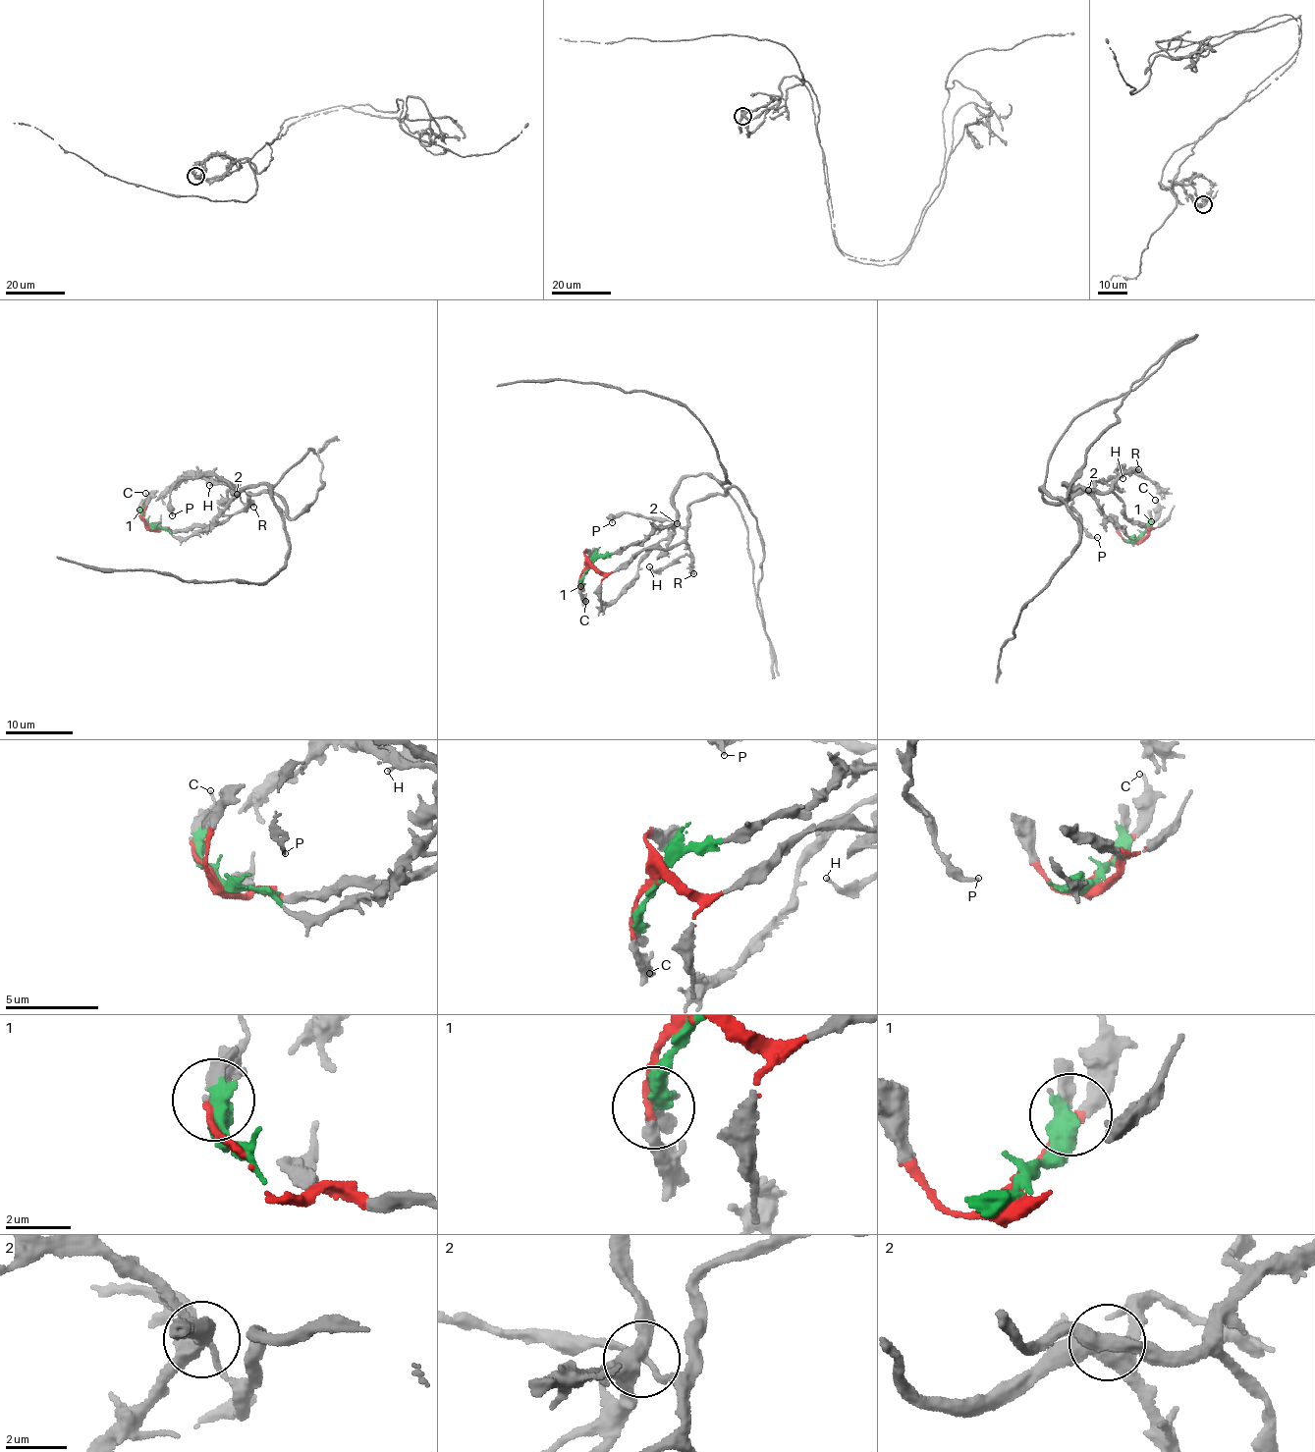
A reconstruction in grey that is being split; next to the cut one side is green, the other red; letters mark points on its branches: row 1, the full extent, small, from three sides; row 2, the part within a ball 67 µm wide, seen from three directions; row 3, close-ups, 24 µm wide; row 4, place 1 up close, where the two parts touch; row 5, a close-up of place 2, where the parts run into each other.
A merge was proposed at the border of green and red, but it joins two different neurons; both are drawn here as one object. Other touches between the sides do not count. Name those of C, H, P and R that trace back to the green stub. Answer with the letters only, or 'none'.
none

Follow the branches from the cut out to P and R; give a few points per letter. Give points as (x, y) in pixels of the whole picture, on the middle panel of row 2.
P: (588, 566), (613, 572), (685, 537), (665, 518), (621, 512), (609, 514), (613, 522)
R: (588, 566), (604, 573), (613, 572), (643, 551), (684, 544), (690, 552), (693, 574)

